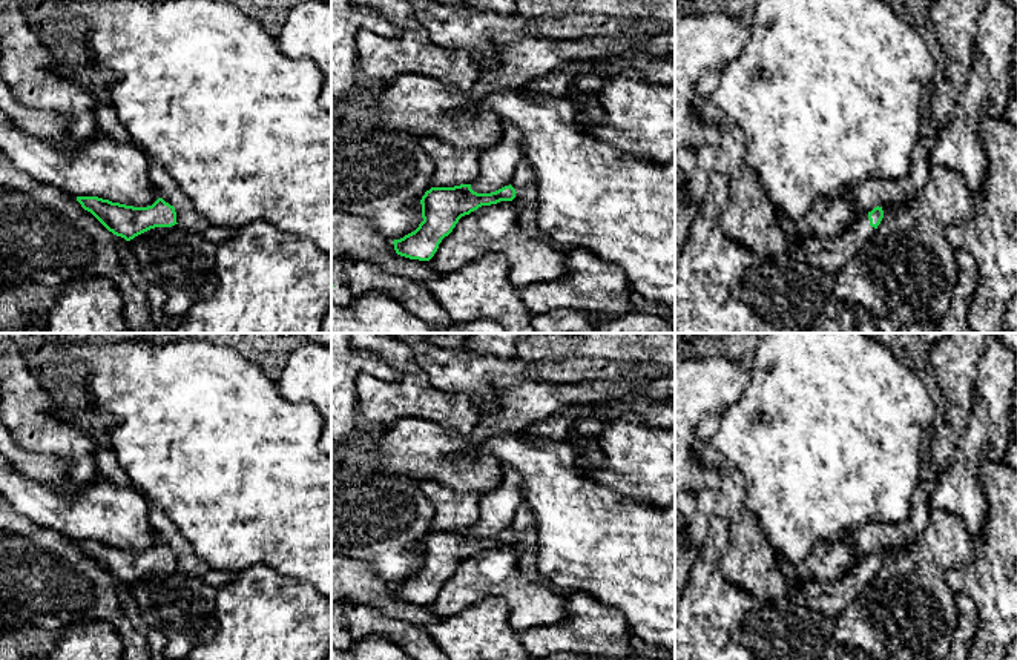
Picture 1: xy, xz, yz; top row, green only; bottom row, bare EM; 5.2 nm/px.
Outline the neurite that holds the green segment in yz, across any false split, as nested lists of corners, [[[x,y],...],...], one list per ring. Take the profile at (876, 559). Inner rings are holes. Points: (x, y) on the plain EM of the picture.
[[[882,551],[862,557],[853,569],[838,580],[807,580],[795,591],[795,599],[825,617],[836,620],[853,603],[864,585],[868,585],[884,562]]]

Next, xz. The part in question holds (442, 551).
[[[471,528],[431,531],[420,543],[423,565],[414,576],[394,583],[394,594],[410,603],[430,605],[462,560],[482,549],[512,545],[515,537],[511,528],[491,537],[477,537]]]

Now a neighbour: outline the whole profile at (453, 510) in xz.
[[[433,480],[420,482],[419,488],[434,507],[433,531],[471,528],[479,520],[479,494],[456,491]]]

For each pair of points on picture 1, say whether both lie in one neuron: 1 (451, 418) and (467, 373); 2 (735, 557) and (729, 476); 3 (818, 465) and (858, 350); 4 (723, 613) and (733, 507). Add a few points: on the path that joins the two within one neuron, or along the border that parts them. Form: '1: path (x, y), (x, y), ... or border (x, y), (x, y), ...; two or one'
1: border (428, 378), (444, 392), (462, 393), (482, 415); two
2: path (747, 537), (747, 519), (730, 502), (730, 496); one
3: path (827, 436), (829, 379); one
4: border (717, 511), (727, 518), (730, 536); two

